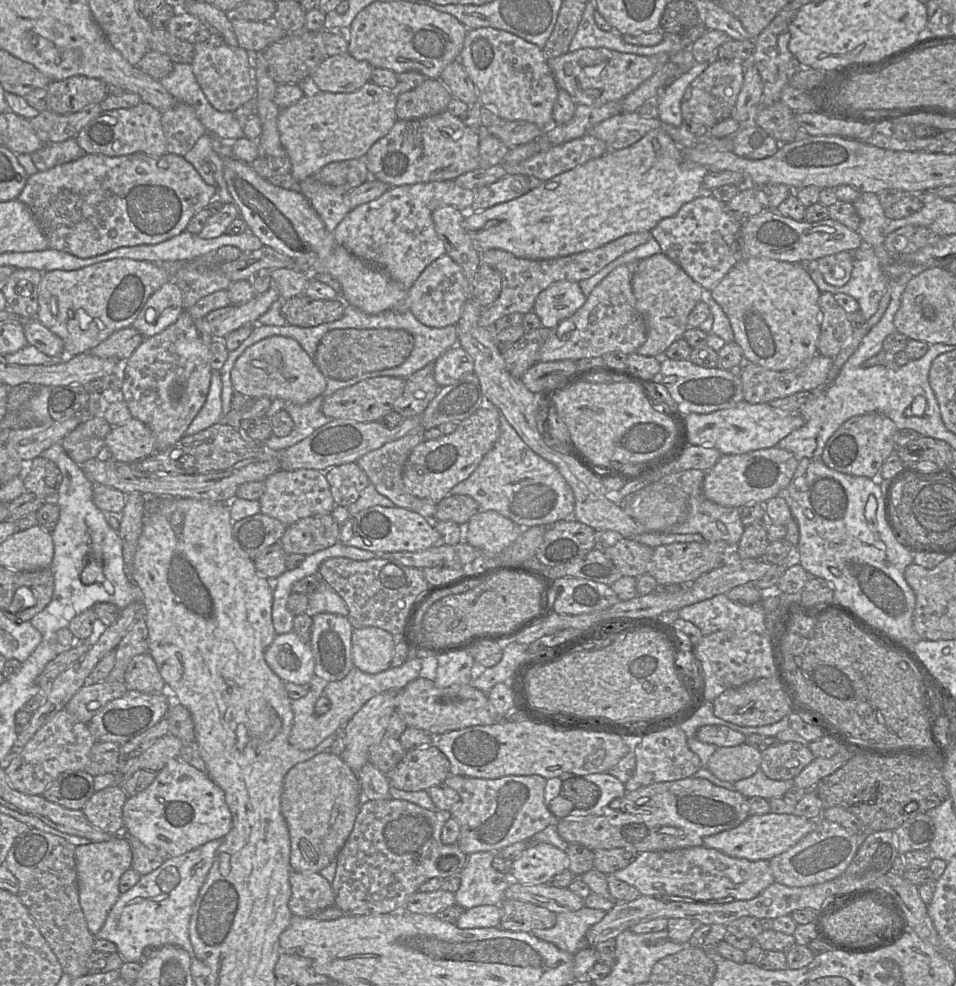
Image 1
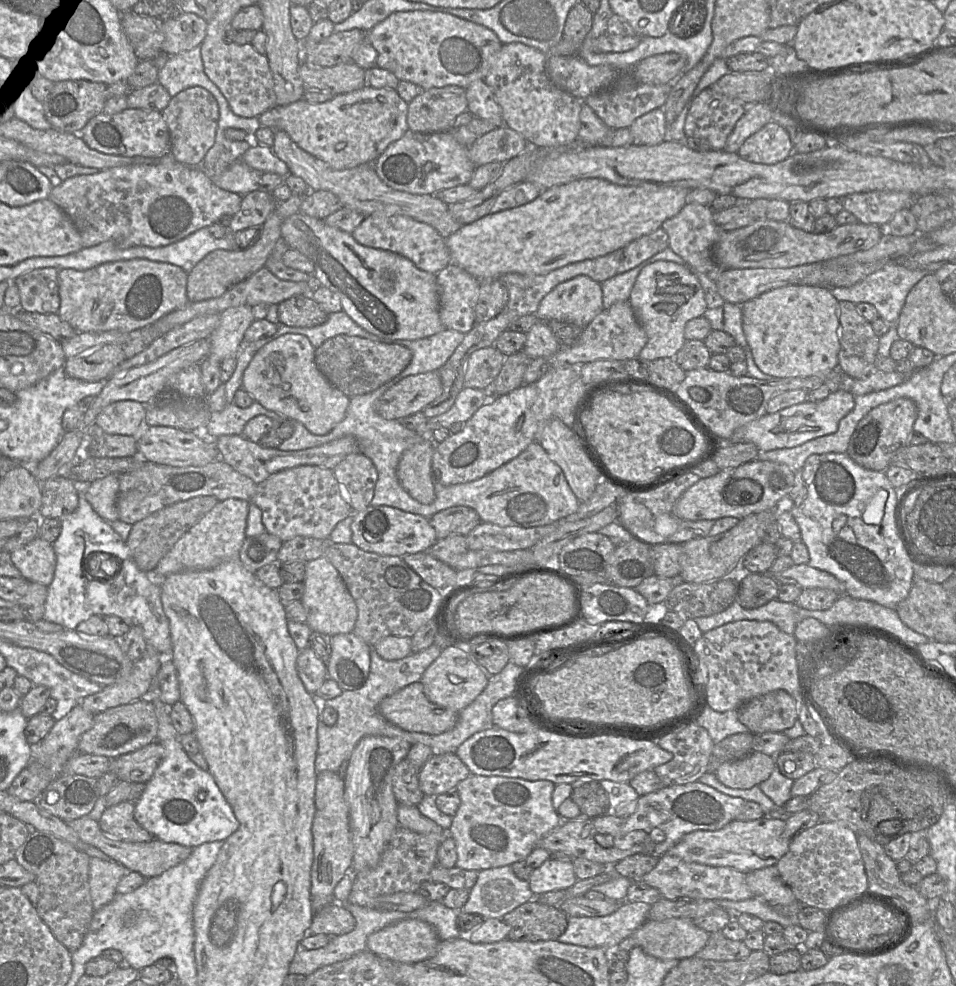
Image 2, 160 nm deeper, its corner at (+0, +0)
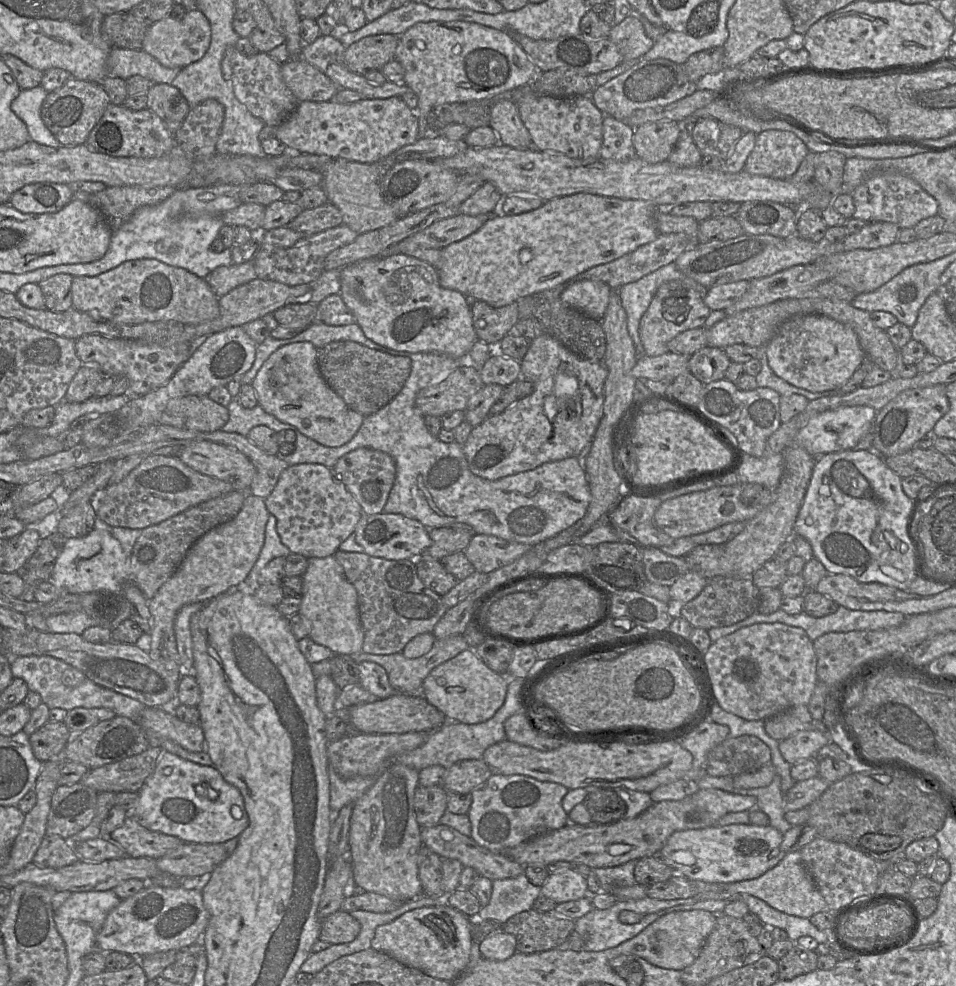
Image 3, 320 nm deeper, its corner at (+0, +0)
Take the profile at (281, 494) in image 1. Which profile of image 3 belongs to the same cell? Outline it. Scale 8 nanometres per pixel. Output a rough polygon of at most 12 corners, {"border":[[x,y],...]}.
{"border":[[289,465],[264,499],[282,543],[333,556],[363,516],[333,469]]}

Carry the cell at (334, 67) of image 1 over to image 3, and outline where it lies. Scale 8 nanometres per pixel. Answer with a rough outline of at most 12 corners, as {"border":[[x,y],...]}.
{"border":[[301,57],[281,76],[302,101],[333,101],[338,86]]}

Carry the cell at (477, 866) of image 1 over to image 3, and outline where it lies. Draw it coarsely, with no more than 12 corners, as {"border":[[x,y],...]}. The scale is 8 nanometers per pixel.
{"border":[[524,873],[494,880],[489,903],[471,918],[503,924],[532,909],[541,888]]}

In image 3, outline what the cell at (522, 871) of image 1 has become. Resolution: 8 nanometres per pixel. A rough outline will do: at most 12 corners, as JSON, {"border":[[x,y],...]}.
{"border":[[550,871],[540,888],[557,904],[590,896],[586,877]]}

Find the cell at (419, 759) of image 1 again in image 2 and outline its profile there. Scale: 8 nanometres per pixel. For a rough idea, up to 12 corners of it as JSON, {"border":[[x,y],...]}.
{"border":[[455,753],[431,756],[419,770],[425,795],[456,788],[472,773]]}

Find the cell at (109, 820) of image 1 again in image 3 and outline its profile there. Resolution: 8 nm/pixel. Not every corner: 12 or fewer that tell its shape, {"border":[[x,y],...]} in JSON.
{"border":[[128,815],[109,836],[130,857],[158,859],[184,843]]}

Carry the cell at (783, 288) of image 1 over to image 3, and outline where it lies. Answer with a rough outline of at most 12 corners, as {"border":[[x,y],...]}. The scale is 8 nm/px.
{"border":[[787,320],[764,348],[778,377],[839,389],[866,356],[850,326]]}

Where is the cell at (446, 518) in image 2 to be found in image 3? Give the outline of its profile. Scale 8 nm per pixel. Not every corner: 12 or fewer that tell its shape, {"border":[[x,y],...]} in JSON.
{"border":[[464,523],[430,528],[423,555],[440,561],[464,551],[475,534]]}

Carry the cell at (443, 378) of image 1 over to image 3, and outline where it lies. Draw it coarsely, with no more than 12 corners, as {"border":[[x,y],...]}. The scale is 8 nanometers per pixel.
{"border":[[496,352],[480,368],[484,384],[507,386],[521,363]]}

